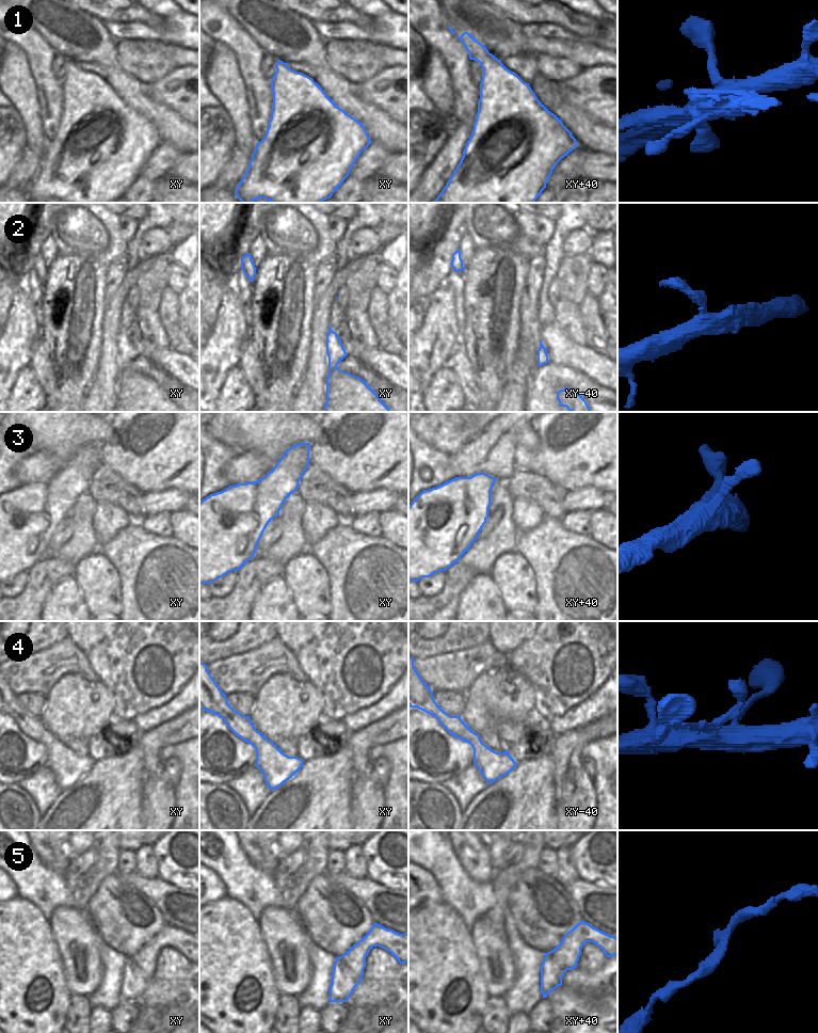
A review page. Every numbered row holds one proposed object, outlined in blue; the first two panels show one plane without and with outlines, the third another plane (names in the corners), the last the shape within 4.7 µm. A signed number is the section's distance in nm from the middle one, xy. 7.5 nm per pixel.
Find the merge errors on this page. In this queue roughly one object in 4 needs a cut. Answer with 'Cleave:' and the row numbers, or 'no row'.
Cleave: 1, 2

